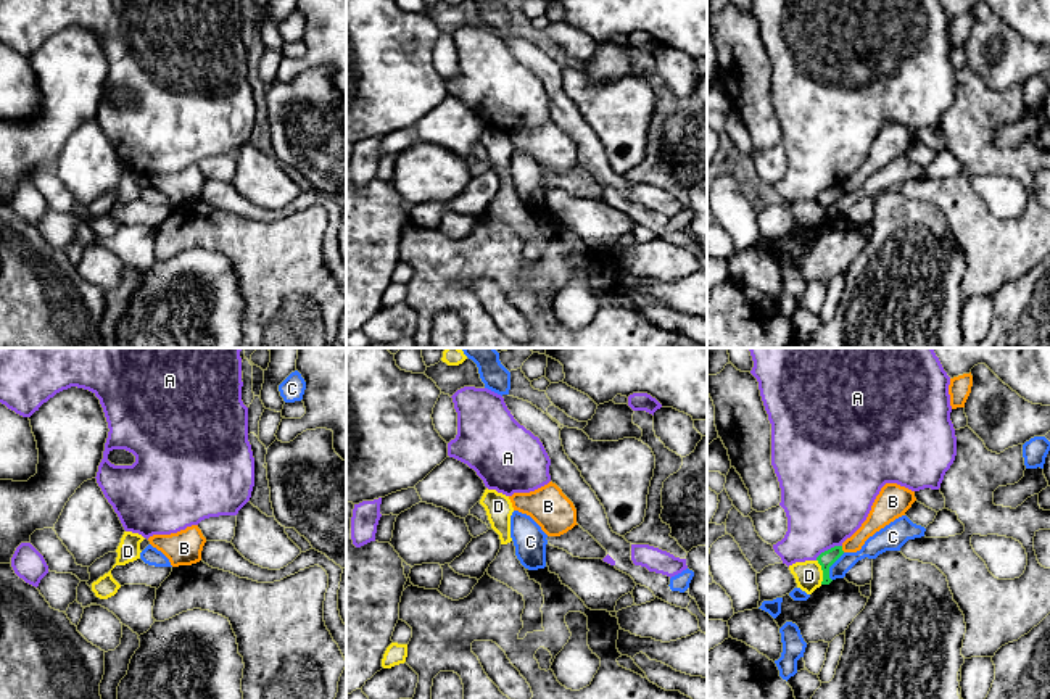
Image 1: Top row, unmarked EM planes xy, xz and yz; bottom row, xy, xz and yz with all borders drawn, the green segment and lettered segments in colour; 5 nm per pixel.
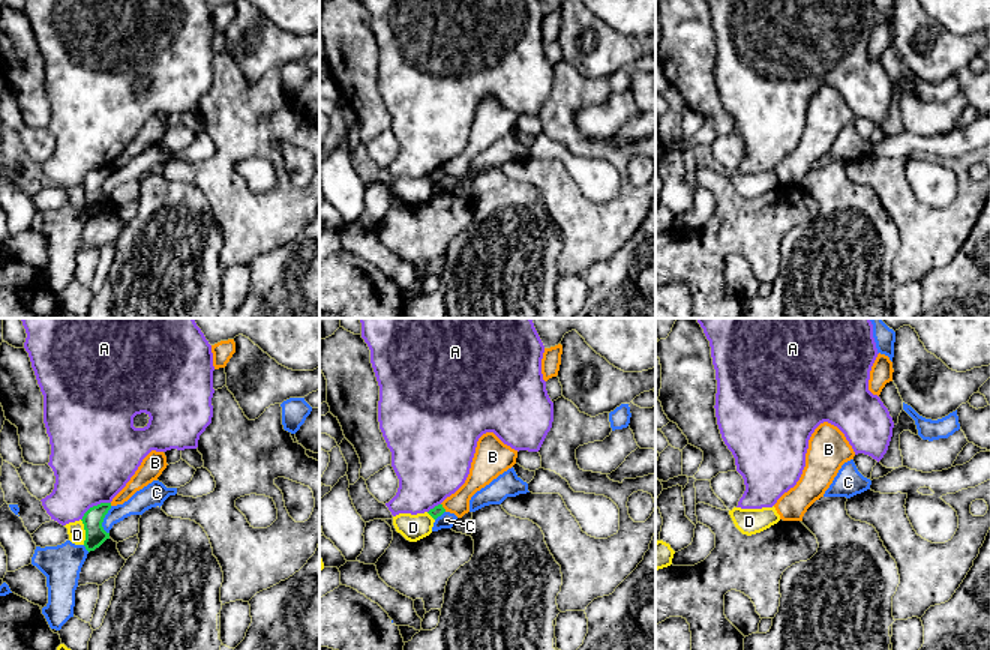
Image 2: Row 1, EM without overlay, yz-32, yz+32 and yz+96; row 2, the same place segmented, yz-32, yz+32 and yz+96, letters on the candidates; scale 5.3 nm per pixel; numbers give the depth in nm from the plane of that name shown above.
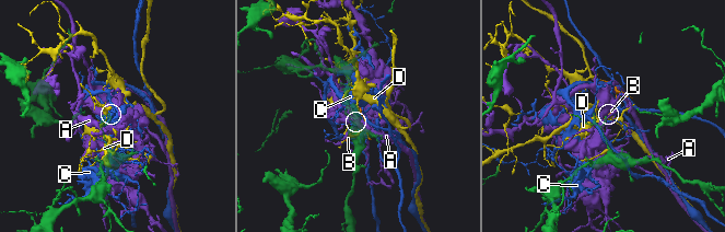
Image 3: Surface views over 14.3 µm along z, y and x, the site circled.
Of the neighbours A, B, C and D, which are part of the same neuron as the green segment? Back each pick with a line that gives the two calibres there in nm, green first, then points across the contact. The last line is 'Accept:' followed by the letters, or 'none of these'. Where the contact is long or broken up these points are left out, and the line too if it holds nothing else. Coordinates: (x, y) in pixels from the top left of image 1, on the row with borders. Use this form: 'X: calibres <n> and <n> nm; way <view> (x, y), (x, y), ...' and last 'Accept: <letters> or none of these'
Accept: none of these

